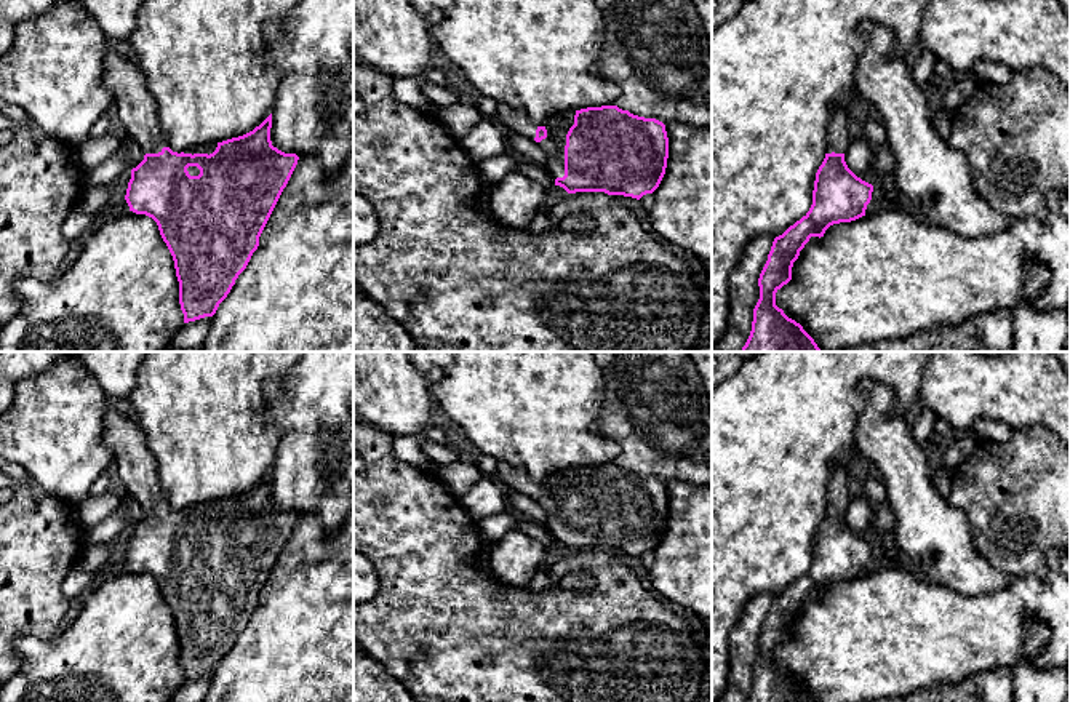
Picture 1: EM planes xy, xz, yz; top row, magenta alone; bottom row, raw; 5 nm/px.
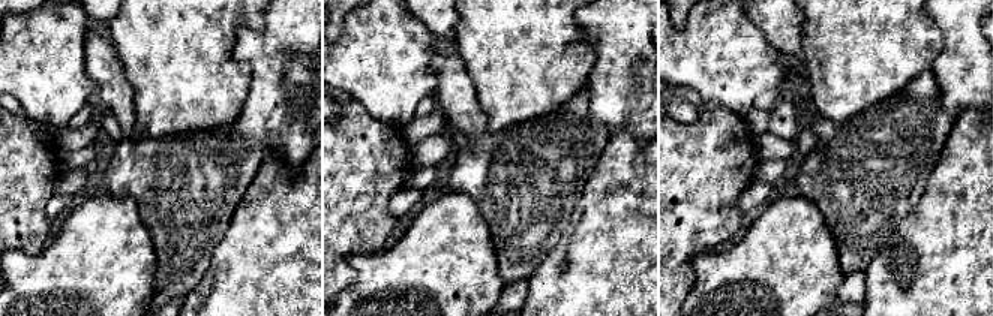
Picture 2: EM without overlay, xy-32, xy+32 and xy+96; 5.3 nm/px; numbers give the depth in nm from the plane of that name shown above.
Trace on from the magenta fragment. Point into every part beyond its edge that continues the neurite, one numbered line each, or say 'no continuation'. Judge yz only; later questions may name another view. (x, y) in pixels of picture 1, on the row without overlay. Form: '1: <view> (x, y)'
1: yz (838, 498)

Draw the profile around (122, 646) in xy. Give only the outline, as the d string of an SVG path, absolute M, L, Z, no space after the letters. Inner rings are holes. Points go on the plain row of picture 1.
M130 569L93 587L74 620L51 638L14 640L19 672L0 689L0 702L171 702L184 684L173 614L157 580Z

